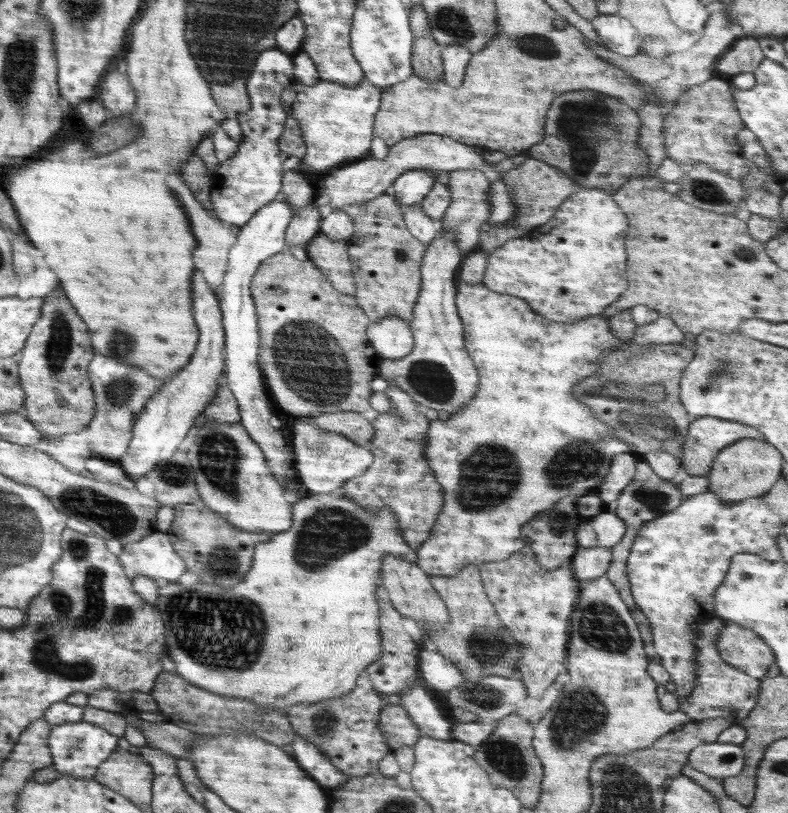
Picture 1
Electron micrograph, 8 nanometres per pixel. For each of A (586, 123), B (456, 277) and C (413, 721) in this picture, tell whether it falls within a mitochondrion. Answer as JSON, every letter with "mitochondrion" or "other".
{"A":"mitochondrion","B":"other","C":"other"}

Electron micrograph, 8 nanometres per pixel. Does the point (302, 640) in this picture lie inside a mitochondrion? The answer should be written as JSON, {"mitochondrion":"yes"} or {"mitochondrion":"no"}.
{"mitochondrion":"no"}

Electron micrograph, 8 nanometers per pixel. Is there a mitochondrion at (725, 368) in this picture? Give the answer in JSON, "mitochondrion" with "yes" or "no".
{"mitochondrion":"yes"}

